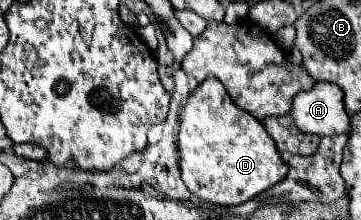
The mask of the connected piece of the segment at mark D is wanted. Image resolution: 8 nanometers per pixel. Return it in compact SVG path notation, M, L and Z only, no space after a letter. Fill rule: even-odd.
M214 76L198 84L180 112L178 158L186 188L210 204L242 204L286 176L286 164L262 122L238 108Z

